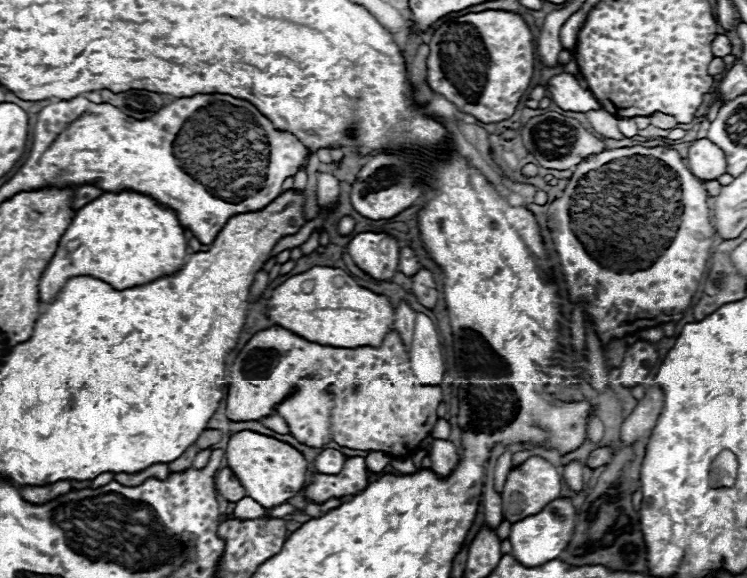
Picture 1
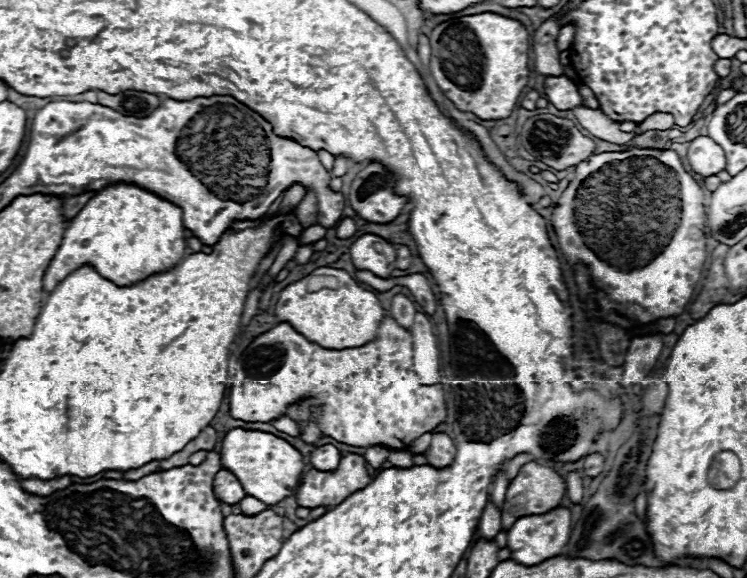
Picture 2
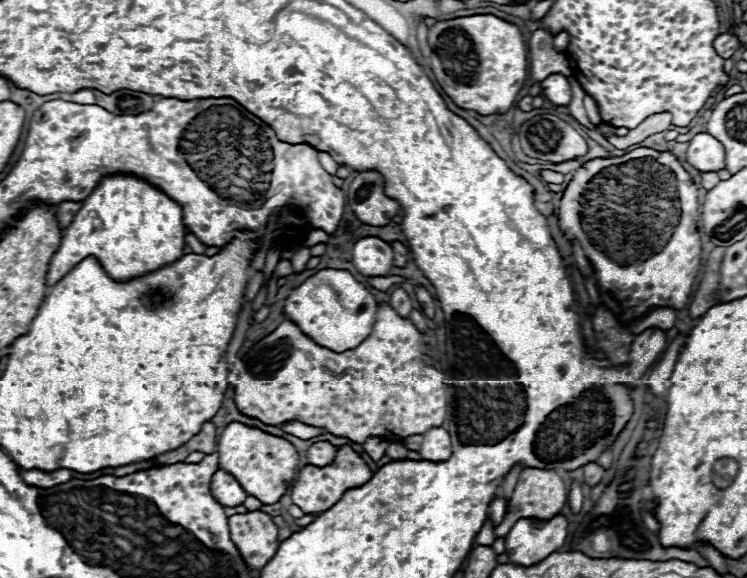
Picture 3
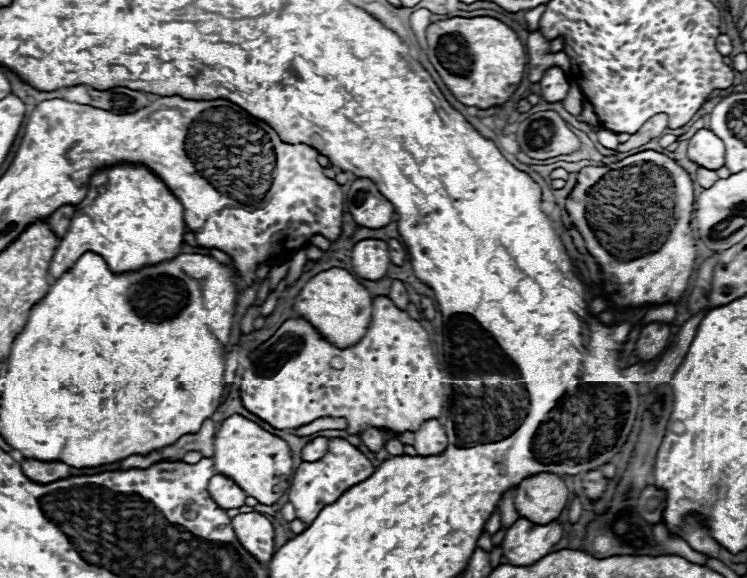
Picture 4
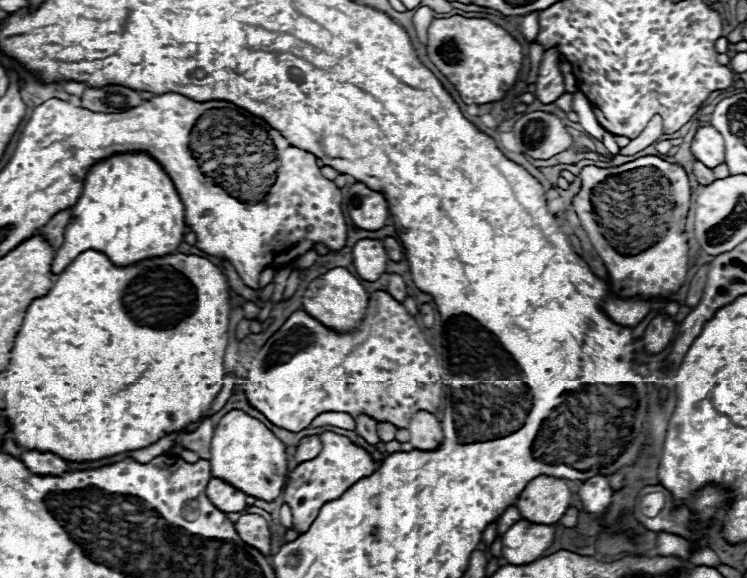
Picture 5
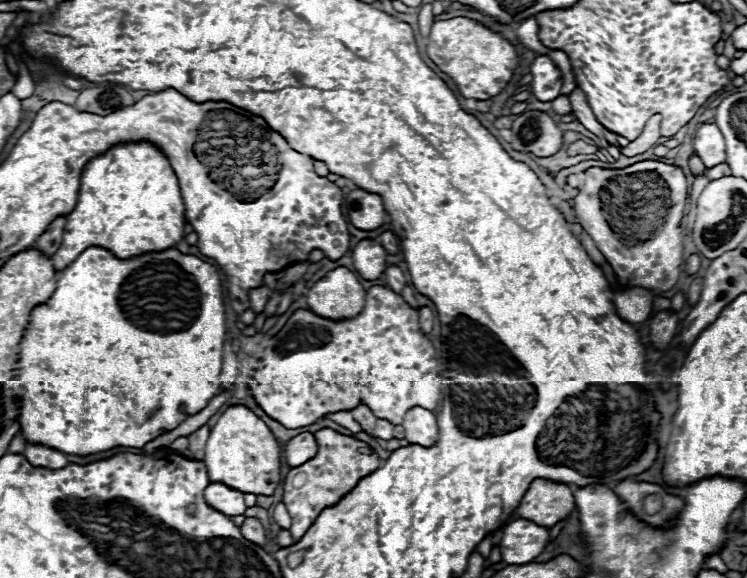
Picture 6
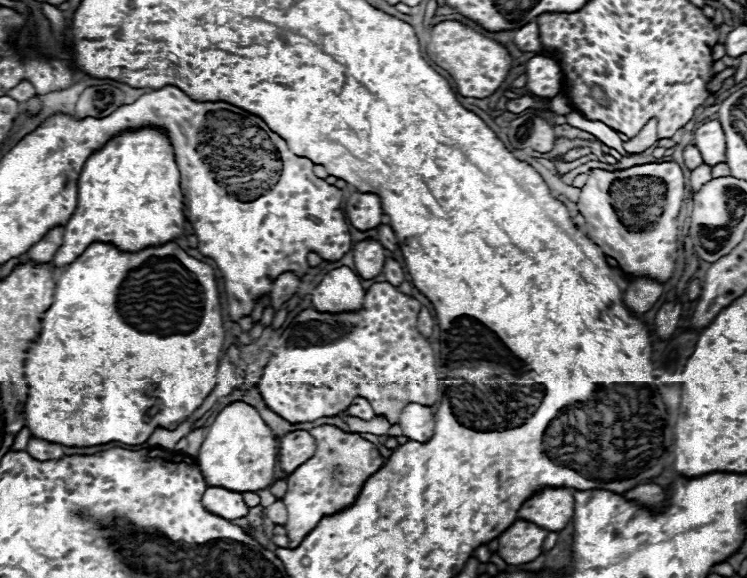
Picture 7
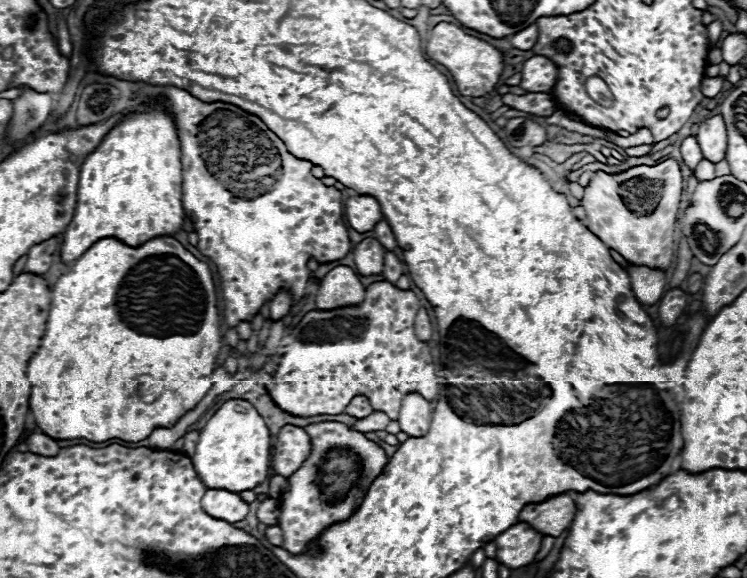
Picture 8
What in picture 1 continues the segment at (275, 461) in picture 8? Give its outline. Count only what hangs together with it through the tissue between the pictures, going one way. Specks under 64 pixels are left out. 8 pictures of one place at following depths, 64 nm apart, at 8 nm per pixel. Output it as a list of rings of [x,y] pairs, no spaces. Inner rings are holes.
[[[324,448],[316,456],[314,466],[322,474],[338,474],[342,470],[342,466],[344,466],[344,460],[346,460],[346,456],[342,452],[338,452],[334,448]]]

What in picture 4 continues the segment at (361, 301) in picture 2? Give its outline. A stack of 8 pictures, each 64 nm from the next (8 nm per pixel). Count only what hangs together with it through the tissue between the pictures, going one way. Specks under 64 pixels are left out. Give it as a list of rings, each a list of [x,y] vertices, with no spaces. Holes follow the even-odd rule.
[[[330,268],[306,282],[294,302],[294,310],[316,326],[326,340],[344,348],[356,344],[366,334],[372,318],[372,296],[348,270]]]

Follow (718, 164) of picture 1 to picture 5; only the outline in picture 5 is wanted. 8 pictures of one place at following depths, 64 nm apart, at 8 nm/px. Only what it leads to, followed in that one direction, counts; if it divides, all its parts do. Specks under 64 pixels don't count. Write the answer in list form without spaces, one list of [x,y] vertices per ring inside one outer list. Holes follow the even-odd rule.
[[[702,126],[692,142],[692,154],[708,168],[716,168],[724,162],[724,138],[714,126]]]

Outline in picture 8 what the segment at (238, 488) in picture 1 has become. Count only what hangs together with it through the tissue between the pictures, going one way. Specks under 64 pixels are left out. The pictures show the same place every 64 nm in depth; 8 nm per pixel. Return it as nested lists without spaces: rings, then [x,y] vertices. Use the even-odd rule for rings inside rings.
[[[208,490],[202,496],[202,510],[230,524],[240,522],[248,516],[248,504],[238,494],[228,490]]]

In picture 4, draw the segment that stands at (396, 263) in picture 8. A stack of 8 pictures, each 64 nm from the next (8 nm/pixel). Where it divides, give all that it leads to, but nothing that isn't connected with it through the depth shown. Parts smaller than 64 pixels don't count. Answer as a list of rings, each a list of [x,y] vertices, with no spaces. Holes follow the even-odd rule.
[[[392,280],[392,286],[390,286],[390,300],[398,306],[398,308],[402,308],[402,310],[406,310],[406,306],[408,306],[408,298],[406,298],[406,288],[404,288],[404,282],[400,282],[400,280]]]

